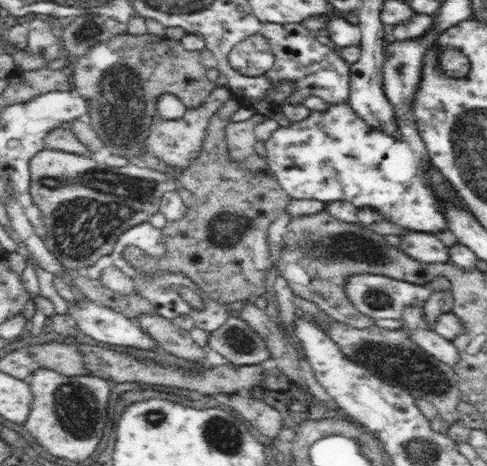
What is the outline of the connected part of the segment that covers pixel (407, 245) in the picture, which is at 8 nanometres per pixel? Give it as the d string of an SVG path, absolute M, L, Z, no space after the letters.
M409 231L401 236L401 251L426 264L450 262L450 249L432 233Z

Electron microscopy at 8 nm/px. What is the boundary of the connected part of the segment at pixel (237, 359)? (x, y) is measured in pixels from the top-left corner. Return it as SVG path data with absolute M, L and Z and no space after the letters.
M229 316L208 336L207 349L220 353L232 365L260 365L271 356L264 339L240 316Z

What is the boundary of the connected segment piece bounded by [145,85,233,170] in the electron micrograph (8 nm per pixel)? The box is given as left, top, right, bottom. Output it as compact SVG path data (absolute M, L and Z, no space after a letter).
M220 85L212 90L207 100L202 103L199 108L188 109L184 116L178 120L165 120L157 115L149 127L149 135L145 140L146 150L154 157L165 162L168 166L182 167L182 170L186 170L190 164L193 164L196 157L202 154L203 140L206 136L210 119L218 112L224 103L232 98L233 95L228 86Z

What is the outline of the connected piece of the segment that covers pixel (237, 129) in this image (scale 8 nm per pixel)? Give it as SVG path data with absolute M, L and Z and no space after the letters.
M257 120L230 122L225 130L226 145L231 149L231 155L238 161L255 155L257 136L255 126Z

